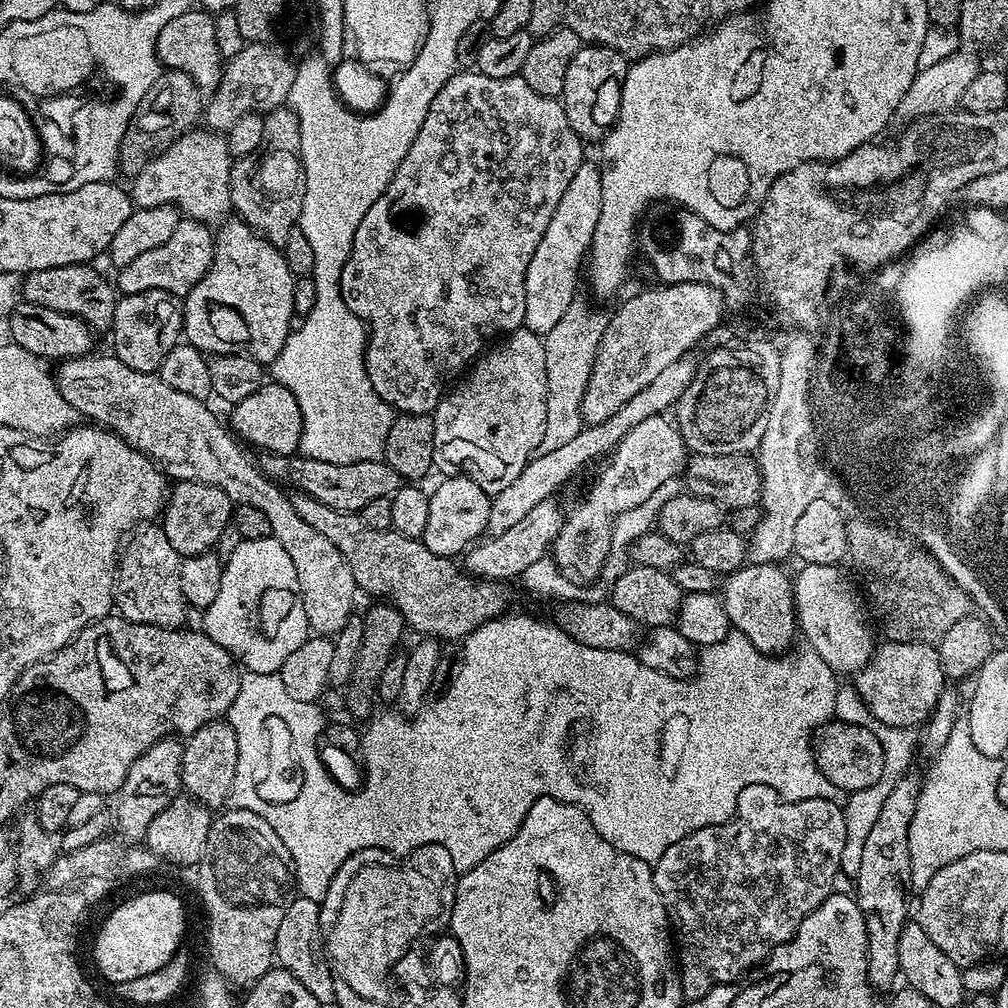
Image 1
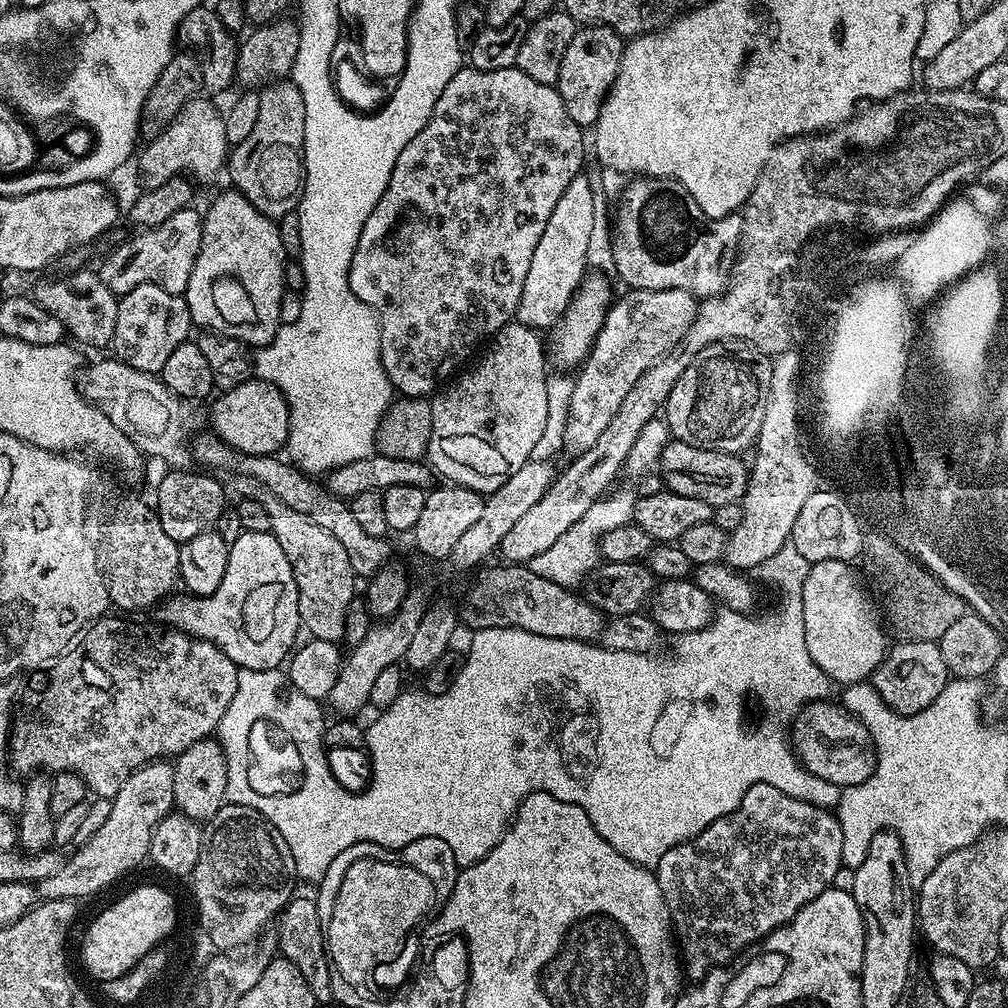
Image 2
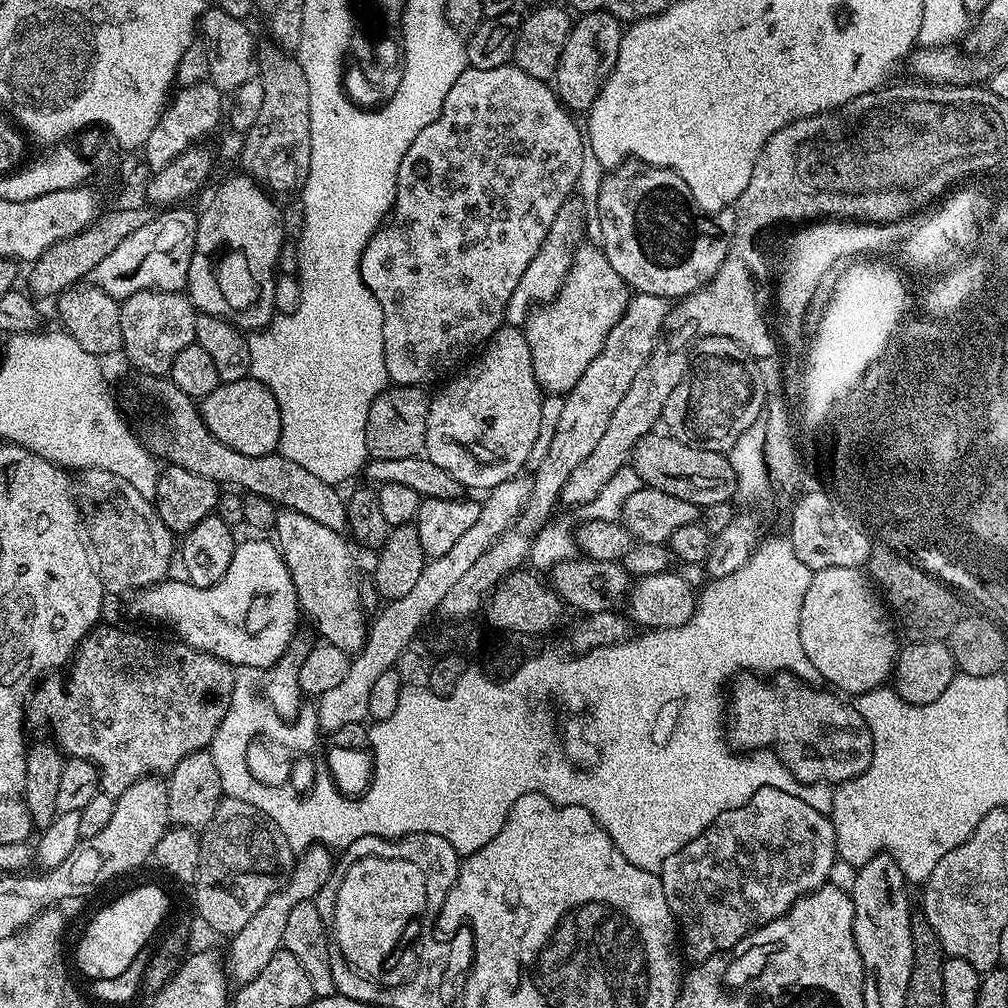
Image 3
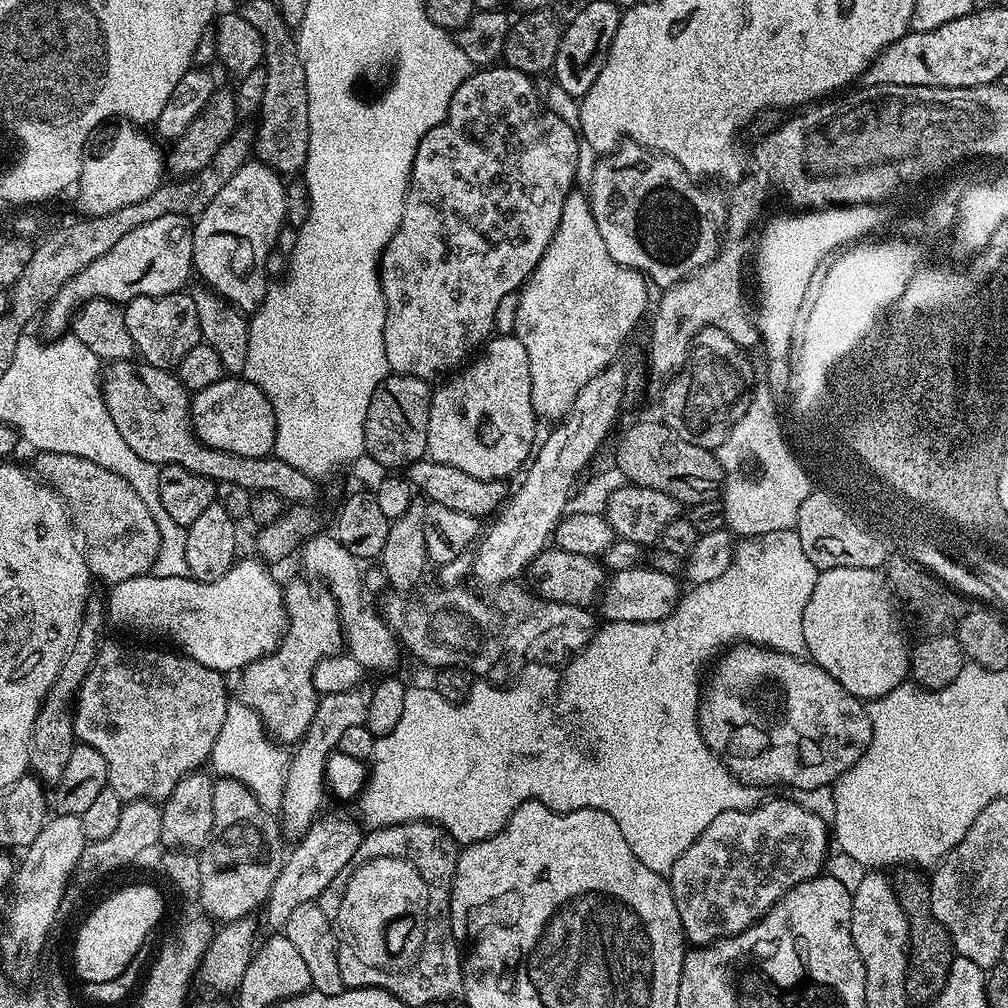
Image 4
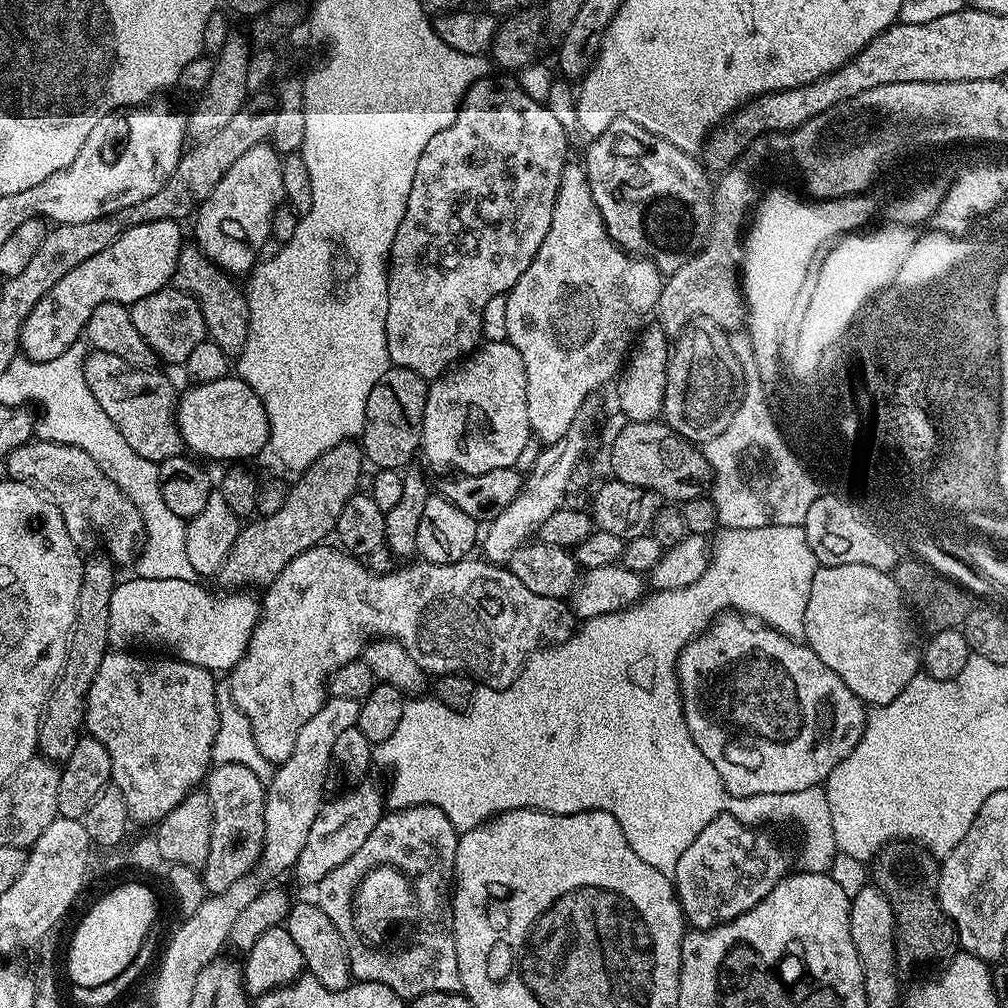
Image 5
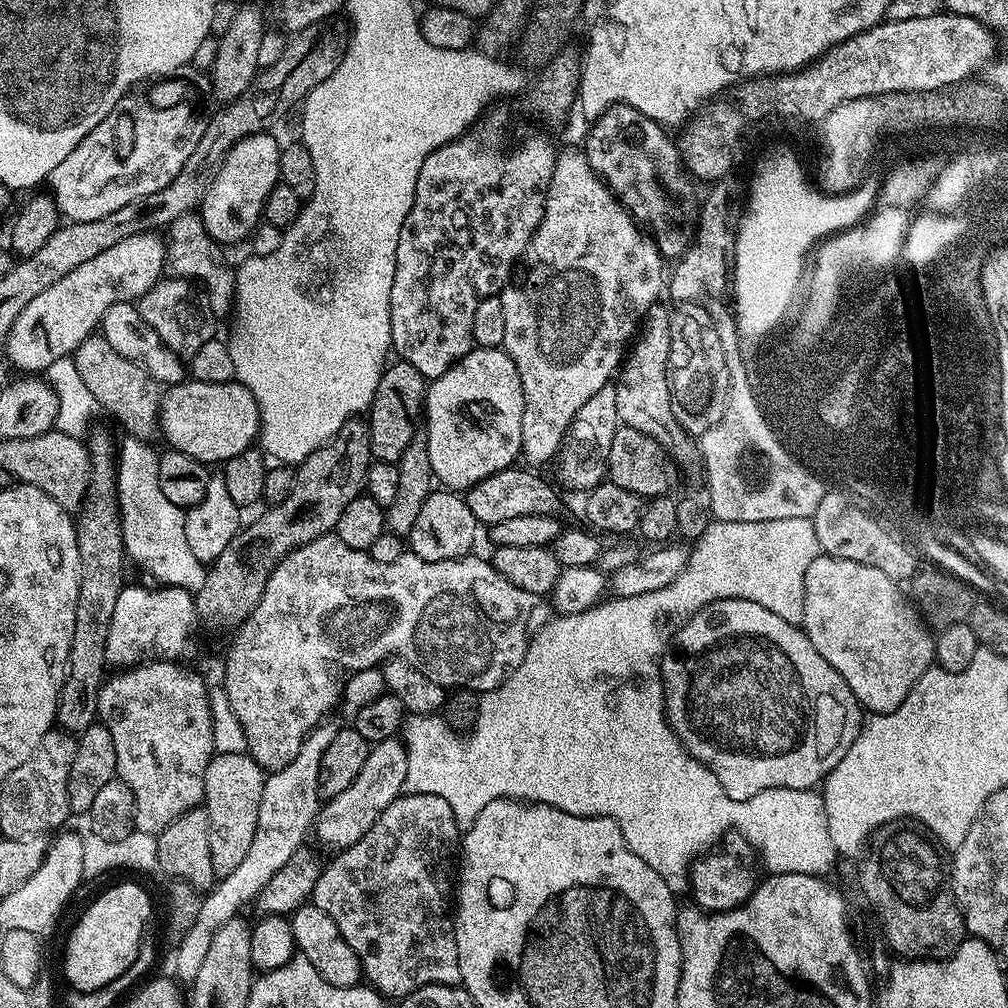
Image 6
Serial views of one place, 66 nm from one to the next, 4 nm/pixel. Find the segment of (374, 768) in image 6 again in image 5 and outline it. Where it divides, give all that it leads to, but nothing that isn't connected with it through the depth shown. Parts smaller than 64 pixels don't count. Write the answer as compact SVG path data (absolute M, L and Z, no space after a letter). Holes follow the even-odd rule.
M370 780L357 783L353 788L334 799L325 801L320 808L318 817L310 826L309 837L302 852L292 867L292 874L302 884L315 886L324 876L337 868L357 853L368 835L381 820L386 806L383 789L373 786Z

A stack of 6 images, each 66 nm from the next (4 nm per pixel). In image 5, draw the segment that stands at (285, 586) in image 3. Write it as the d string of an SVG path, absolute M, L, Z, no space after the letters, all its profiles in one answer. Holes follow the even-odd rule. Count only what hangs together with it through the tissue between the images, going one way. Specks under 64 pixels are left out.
M136 576L131 578L132 580L121 579L116 585L114 595L110 598L110 638L108 639L109 645L112 646L124 646L127 640L137 640L140 644L153 644L153 649L163 649L165 653L171 654L175 659L185 660L191 664L197 664L203 668L207 668L209 672L213 674L224 674L231 673L232 669L236 667L236 664L244 657L246 650L248 649L248 643L250 638L254 634L256 624L260 620L261 605L252 596L247 596L249 593L244 590L232 590L227 594L228 596L219 596L216 592L211 592L208 588L203 588L203 583L197 582L196 580L183 580L182 578L142 578Z

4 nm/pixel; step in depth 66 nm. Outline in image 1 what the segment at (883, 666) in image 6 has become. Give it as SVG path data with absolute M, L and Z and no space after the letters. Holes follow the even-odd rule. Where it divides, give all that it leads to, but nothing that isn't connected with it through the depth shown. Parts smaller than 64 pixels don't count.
M804 564L801 569L794 576L792 588L796 603L796 622L799 631L802 634L804 631L804 636L808 639L807 647L817 652L822 661L837 674L859 672L874 651L865 597L858 588L856 593L855 586L839 572L841 569L837 565Z

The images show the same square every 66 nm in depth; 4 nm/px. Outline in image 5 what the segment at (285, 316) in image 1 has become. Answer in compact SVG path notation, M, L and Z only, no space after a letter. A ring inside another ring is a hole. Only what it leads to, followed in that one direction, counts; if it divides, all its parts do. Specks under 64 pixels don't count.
M268 142L254 146L246 150L246 154L226 170L226 174L222 174L222 182L214 186L210 198L206 198L199 212L195 213L195 243L223 272L251 273L258 263L256 255L263 250L264 243L269 243L272 215L283 200L281 153Z

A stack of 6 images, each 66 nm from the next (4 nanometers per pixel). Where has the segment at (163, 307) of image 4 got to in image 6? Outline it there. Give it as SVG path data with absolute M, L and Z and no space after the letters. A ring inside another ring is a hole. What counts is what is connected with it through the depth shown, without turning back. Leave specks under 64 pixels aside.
M161 278L146 295L140 297L138 307L146 326L150 326L150 330L162 338L164 345L181 358L192 357L198 346L210 342L217 335L218 317L210 310L204 289L191 280Z

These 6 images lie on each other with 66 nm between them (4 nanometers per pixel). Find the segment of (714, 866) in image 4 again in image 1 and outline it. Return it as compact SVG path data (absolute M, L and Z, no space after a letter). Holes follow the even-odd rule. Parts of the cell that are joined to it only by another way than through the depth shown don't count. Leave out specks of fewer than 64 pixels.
M751 784L742 790L740 801L736 804L736 814L724 824L706 826L670 846L662 858L658 858L652 870L654 886L662 898L668 911L668 922L674 933L675 943L678 945L678 971L680 973L680 989L684 991L684 1000L700 1000L714 986L719 984L736 984L743 972L751 970L755 964L769 959L773 948L785 944L798 930L798 926L807 916L826 898L833 895L832 883L841 875L840 859L842 848L846 843L846 818L840 804L829 800L783 800L770 786L765 784Z

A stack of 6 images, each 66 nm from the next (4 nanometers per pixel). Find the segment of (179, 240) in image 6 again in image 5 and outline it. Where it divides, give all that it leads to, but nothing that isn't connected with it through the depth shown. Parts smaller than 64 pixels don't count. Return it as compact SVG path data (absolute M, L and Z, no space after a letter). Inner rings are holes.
M185 246L180 249L178 266L172 275L171 287L196 299L202 310L202 318L206 322L207 339L222 346L222 350L229 358L236 358L246 346L250 330L250 310L245 289L241 285L239 288L232 280L235 279L229 273L223 272L217 264L212 263L199 246Z

